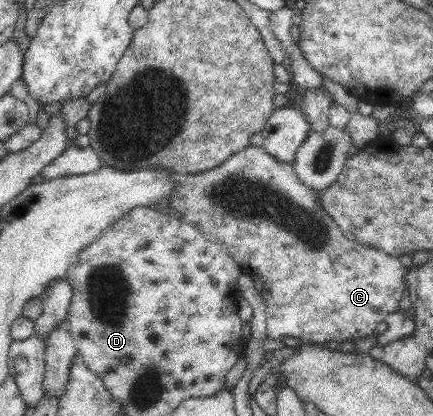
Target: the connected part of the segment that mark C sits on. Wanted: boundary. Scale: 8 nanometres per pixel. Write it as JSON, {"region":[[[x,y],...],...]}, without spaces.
{"region":[[[248,145],[218,168],[183,177],[169,201],[171,213],[195,225],[209,240],[223,244],[242,273],[262,282],[268,339],[293,336],[313,343],[356,340],[374,334],[386,315],[399,310],[406,268],[398,257],[346,239],[332,217],[316,203],[312,189],[298,179],[291,164],[273,158],[263,146]]]}

